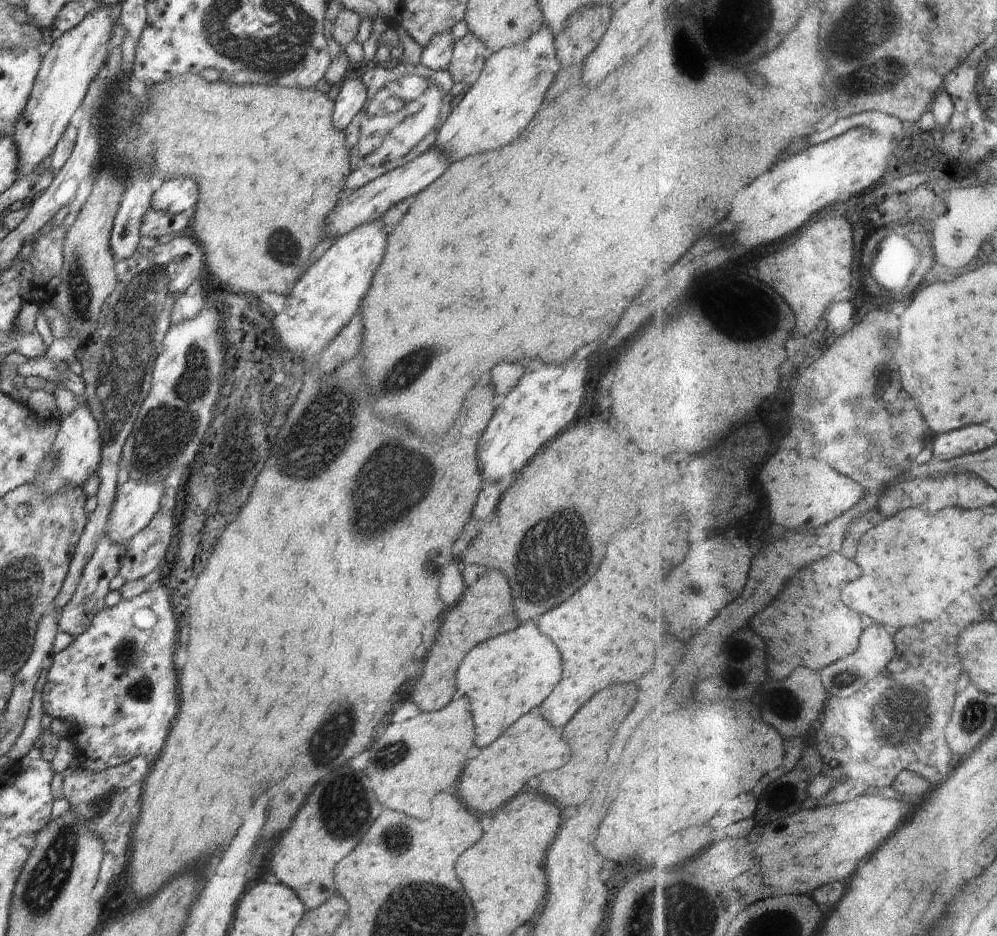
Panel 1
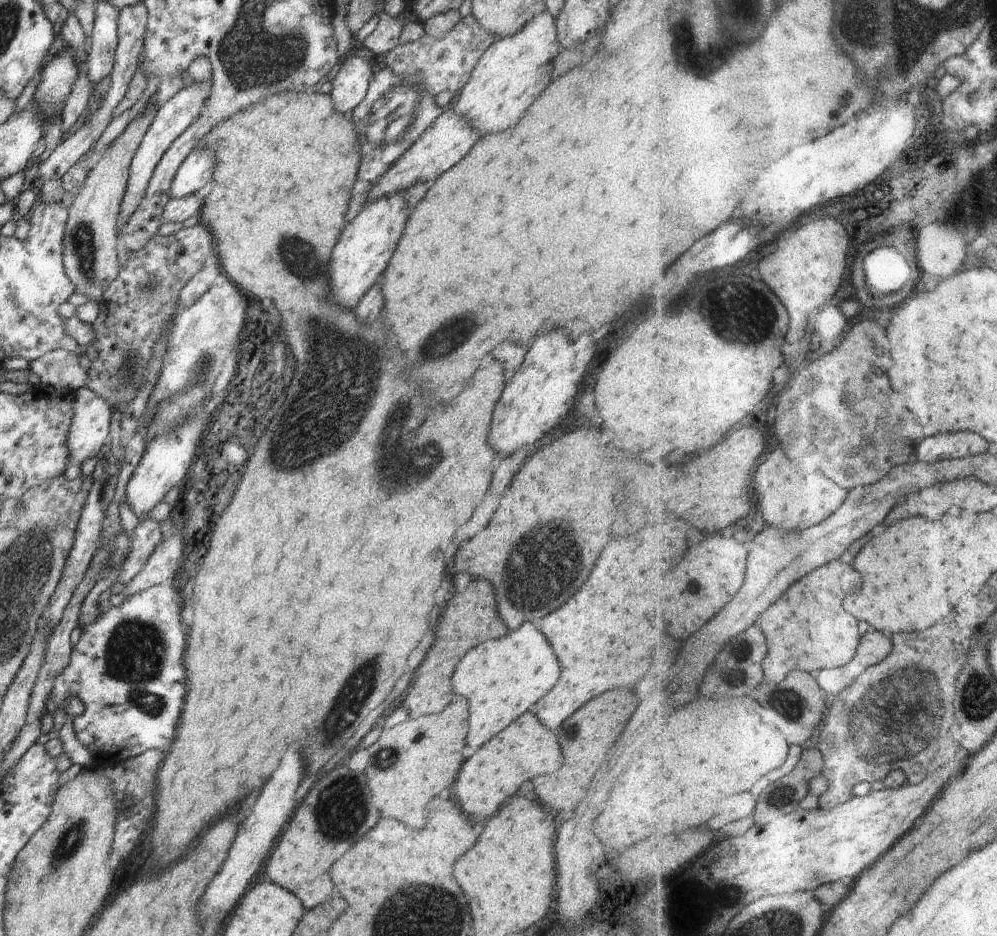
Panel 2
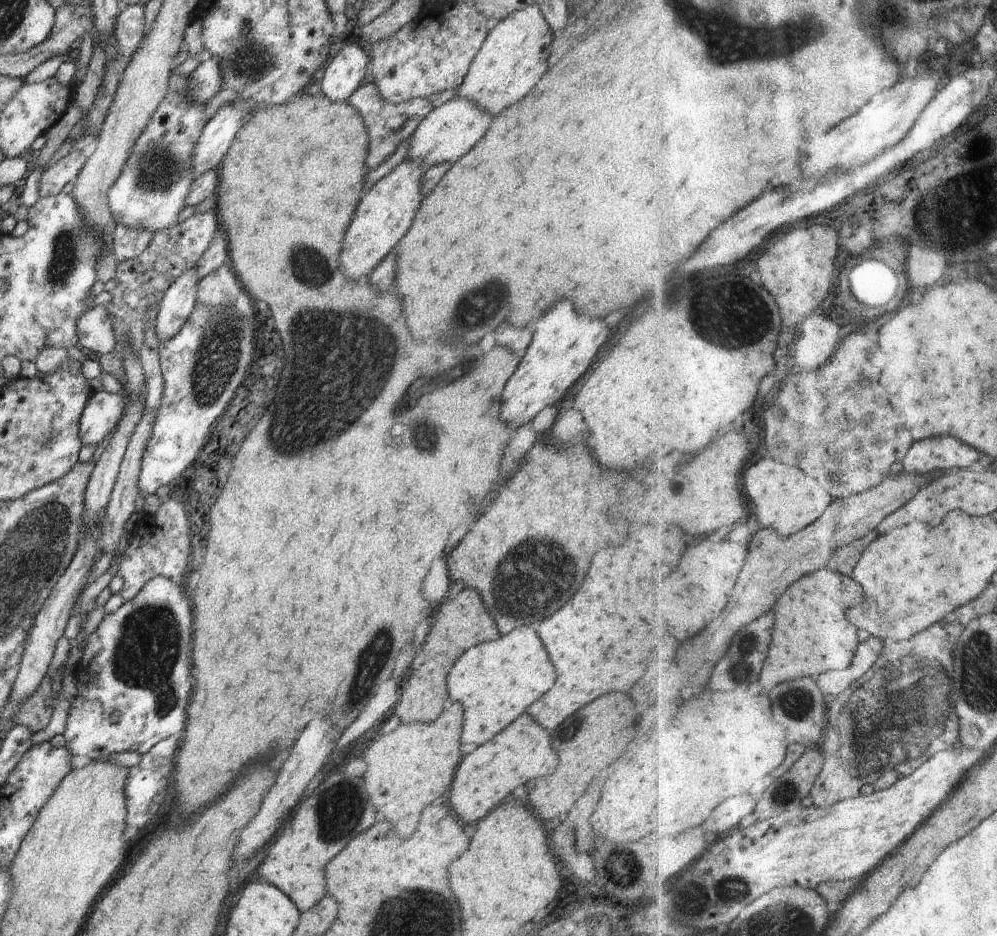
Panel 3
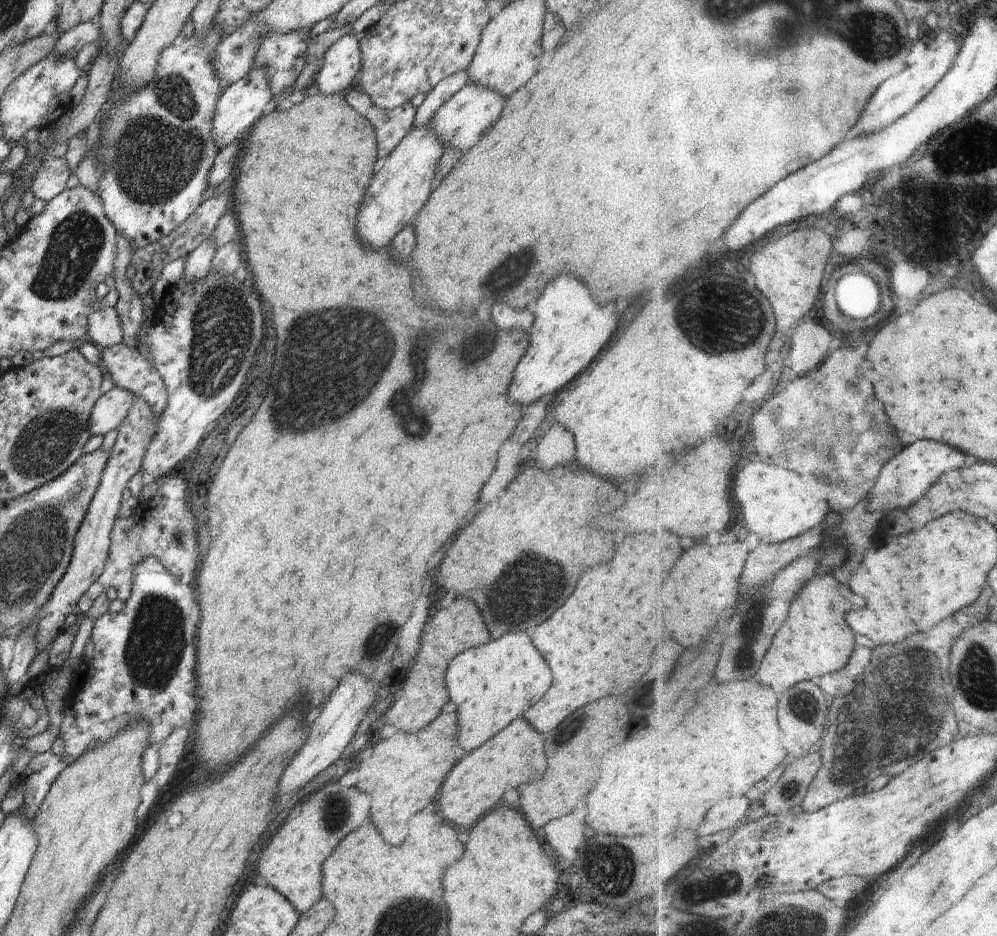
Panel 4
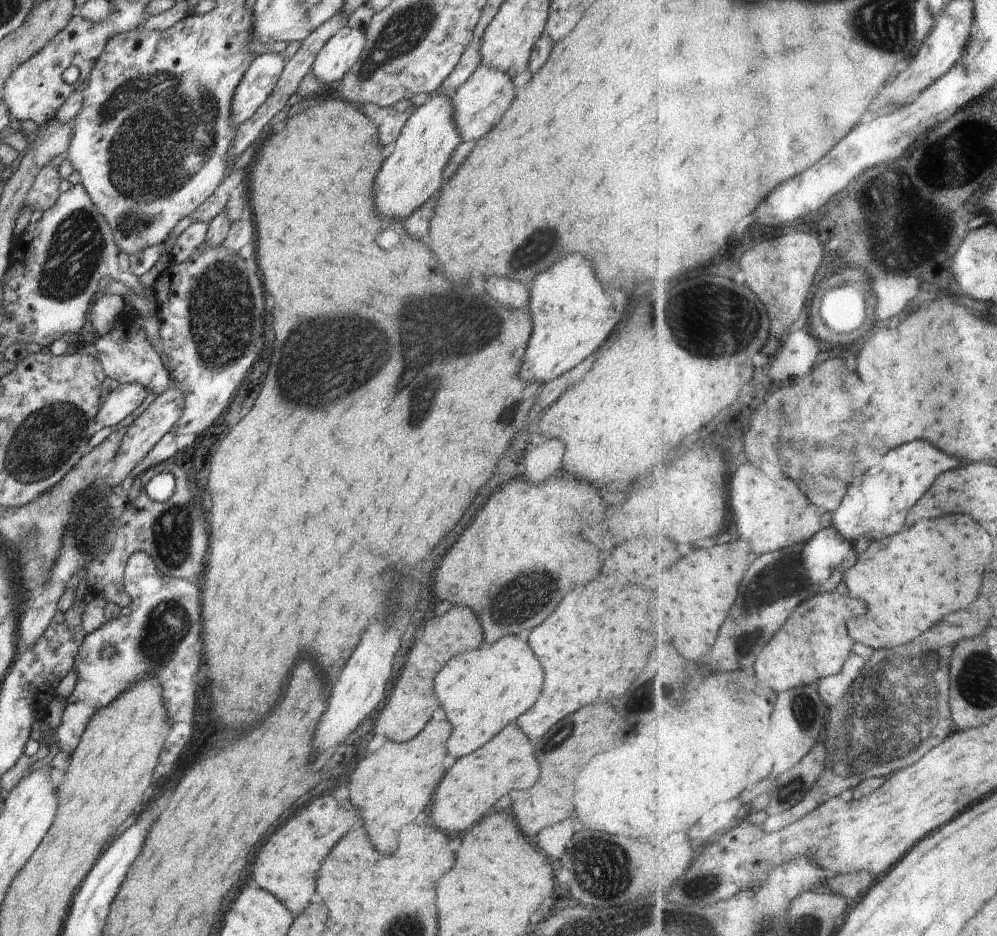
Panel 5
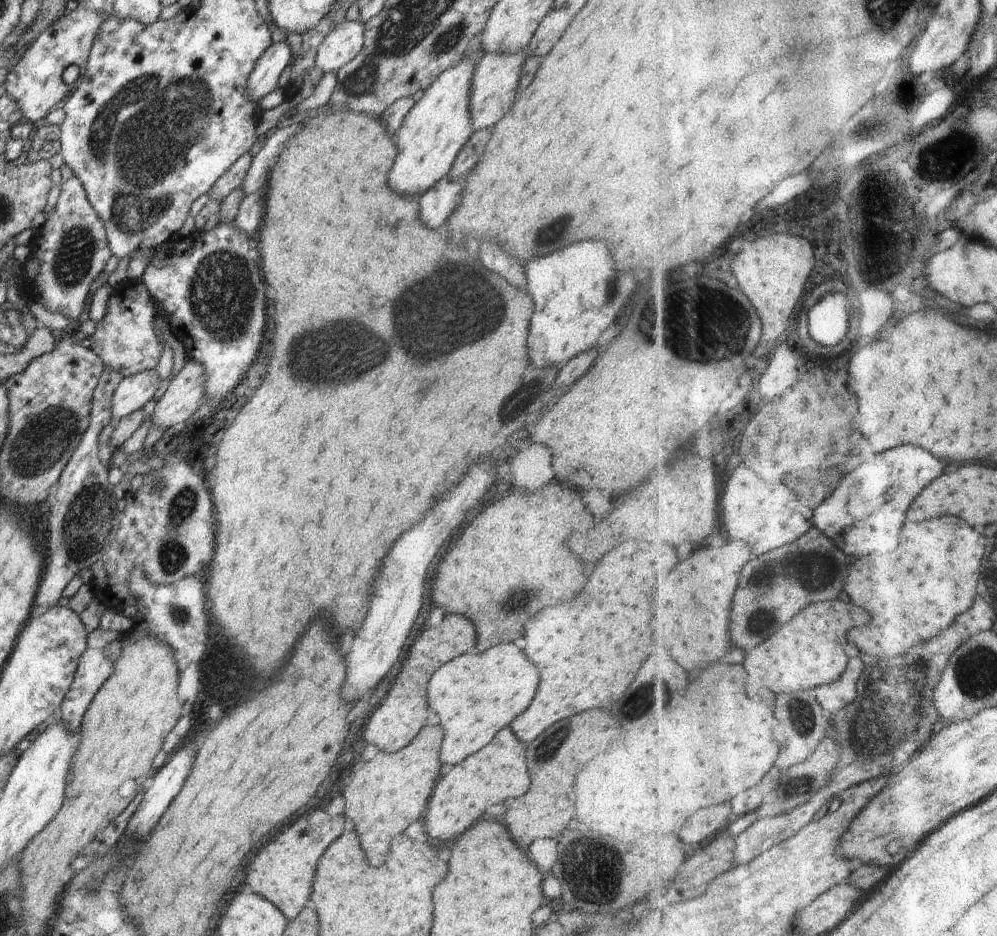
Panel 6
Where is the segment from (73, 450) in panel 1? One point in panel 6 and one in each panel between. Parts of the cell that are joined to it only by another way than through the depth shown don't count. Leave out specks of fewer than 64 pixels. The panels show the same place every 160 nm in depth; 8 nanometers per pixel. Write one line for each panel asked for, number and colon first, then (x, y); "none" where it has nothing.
2: (90, 426)
3: (102, 412)
4: (111, 408)
5: (122, 402)
6: (136, 392)

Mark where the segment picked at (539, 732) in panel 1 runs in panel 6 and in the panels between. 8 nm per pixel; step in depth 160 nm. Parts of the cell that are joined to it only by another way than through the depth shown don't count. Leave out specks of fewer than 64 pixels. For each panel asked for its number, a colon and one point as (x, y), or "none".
2: (525, 749)
3: (523, 750)
4: (515, 756)
5: (469, 789)
6: (499, 771)

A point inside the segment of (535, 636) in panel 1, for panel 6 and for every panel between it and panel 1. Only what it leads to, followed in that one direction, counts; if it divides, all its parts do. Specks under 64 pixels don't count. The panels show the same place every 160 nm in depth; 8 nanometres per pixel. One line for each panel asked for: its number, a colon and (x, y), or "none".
2: (501, 678)
3: (496, 681)
4: (492, 684)
5: (481, 691)
6: (475, 695)

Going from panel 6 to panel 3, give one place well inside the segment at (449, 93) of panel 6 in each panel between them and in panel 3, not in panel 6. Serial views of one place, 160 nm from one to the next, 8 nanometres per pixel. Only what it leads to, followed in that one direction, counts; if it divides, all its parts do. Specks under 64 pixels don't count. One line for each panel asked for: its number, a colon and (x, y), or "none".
3: (384, 214)
4: (397, 192)
5: (412, 174)

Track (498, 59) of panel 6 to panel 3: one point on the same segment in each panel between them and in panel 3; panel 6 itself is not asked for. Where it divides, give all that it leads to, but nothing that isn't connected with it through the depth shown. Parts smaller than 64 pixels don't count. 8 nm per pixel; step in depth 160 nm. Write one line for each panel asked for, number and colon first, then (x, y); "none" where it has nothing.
3: (451, 130)
4: (460, 123)
5: (479, 104)

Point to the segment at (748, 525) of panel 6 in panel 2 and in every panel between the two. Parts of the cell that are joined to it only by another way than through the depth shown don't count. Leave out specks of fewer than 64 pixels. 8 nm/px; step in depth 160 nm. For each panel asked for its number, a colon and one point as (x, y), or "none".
2: (788, 503)
3: (788, 501)
4: (765, 490)
5: (762, 501)

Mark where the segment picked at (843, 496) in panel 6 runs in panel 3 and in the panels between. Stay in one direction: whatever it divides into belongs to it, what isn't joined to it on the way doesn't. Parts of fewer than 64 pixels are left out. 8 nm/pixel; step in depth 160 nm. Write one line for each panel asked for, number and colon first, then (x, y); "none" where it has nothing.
3: (946, 452)
4: (908, 477)
5: (879, 504)

